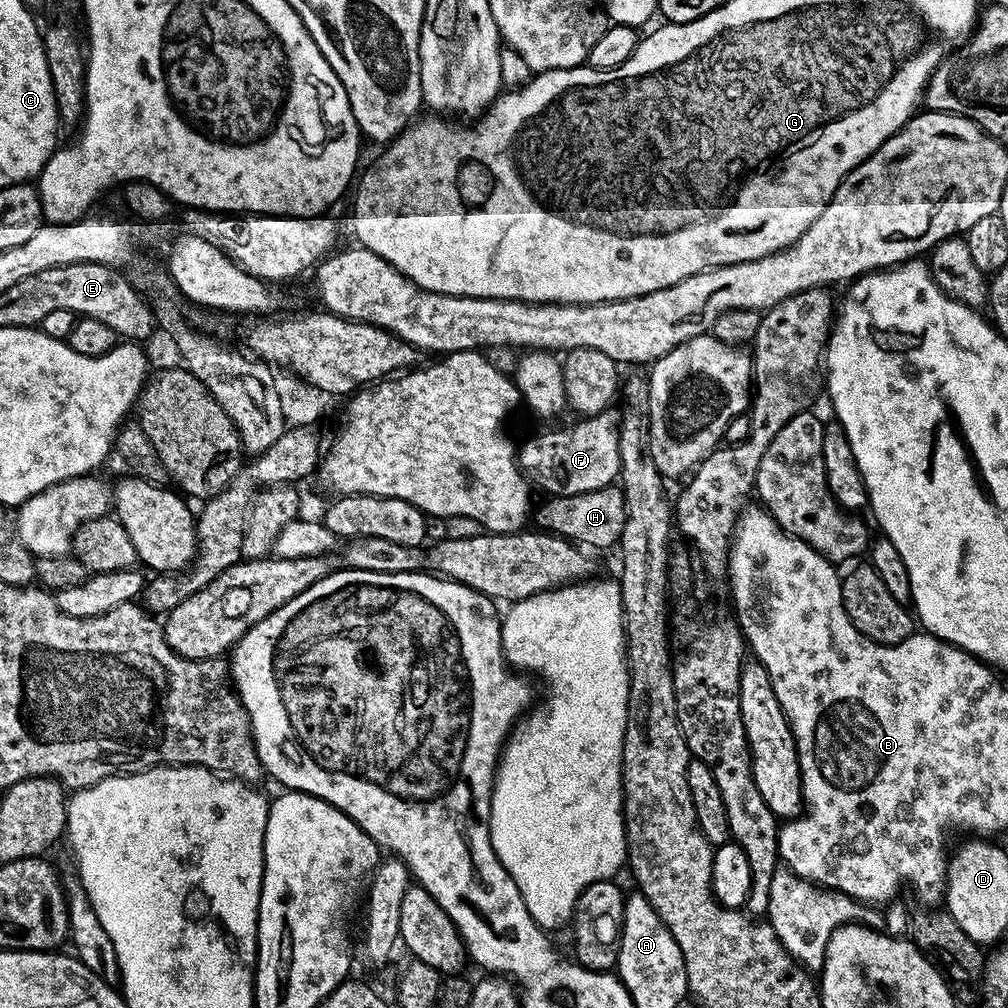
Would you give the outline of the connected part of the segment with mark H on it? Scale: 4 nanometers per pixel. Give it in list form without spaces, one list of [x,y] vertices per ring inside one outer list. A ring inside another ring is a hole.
[[[609,486],[599,488],[586,494],[570,494],[569,496],[552,496],[549,504],[540,512],[541,529],[555,534],[569,542],[575,542],[577,545],[585,546],[589,544],[592,548],[608,548],[619,545],[620,535],[624,529],[624,523],[628,517],[628,511],[624,505],[624,489],[620,486]]]

